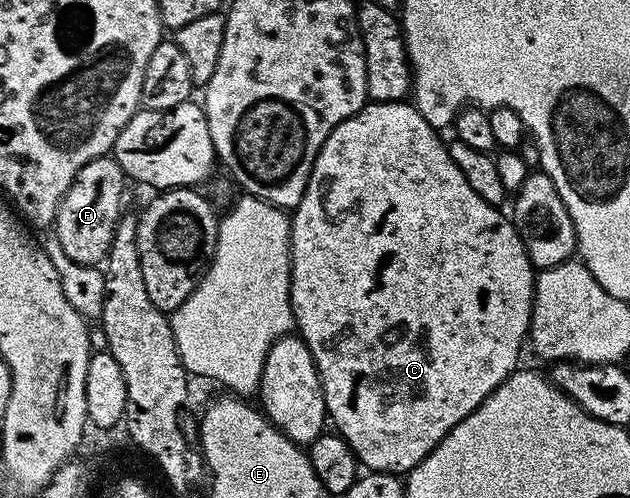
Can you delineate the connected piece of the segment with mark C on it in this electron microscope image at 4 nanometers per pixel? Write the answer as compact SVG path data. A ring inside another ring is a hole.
M407 101L365 104L357 114L342 120L342 124L338 124L334 128L334 132L330 132L330 136L326 136L326 144L322 144L322 148L314 160L314 168L310 172L310 180L306 184L306 192L302 196L300 203L294 207L290 214L290 221L292 223L292 283L290 284L292 317L300 339L310 348L310 352L316 361L316 371L320 377L320 390L324 394L324 409L327 417L330 419L331 425L332 422L336 425L333 426L335 433L344 438L346 444L356 453L356 461L361 467L367 468L369 471L381 470L387 474L398 474L401 476L407 475L409 470L413 470L459 422L466 420L466 416L470 416L470 412L478 409L511 376L513 370L517 369L519 362L516 361L520 358L520 349L526 346L526 339L530 334L530 327L532 325L532 293L536 287L534 267L526 256L526 248L518 236L516 225L513 224L511 217L503 209L486 204L486 200L482 200L482 196L478 196L478 192L474 192L474 188L470 188L470 184L466 184L466 176L462 176L462 172L458 172L458 164L454 164L445 139L440 139L436 134L439 134L437 127L431 126L417 112L415 105L409 104Z

